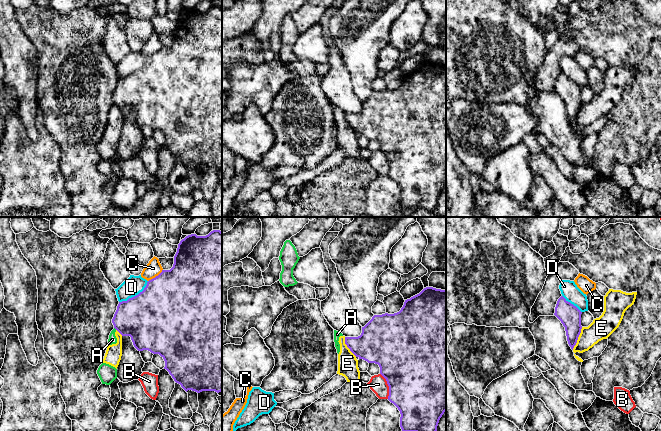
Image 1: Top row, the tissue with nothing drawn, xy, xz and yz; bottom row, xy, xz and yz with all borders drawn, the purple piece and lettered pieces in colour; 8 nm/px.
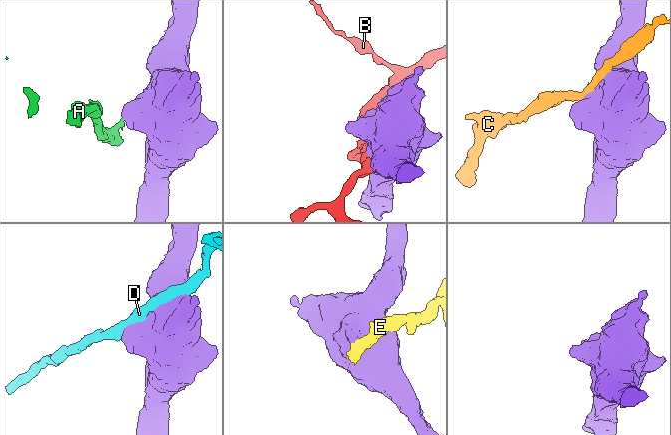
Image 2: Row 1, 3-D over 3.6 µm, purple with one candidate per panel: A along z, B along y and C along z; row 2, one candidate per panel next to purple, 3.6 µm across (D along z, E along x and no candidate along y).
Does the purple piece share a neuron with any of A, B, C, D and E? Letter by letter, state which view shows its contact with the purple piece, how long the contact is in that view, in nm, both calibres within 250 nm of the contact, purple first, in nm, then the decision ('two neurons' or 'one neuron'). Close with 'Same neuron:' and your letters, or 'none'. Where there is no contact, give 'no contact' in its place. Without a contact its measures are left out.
A: xy | 30 nm | 380/70 nm | two neurons
B: xz | 220 nm | 500/140 nm | two neurons
C: xy | 160 nm | 500/120 nm | two neurons
D: xy | 300 nm | 500/150 nm | two neurons
E: yz | 200 nm | 180/180 nm | two neurons
Same neuron: none

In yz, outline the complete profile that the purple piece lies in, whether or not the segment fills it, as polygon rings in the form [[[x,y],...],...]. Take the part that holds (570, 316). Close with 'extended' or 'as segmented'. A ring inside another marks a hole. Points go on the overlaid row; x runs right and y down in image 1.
[[[563,296],[558,299],[554,315],[565,327],[567,341],[572,350],[581,333],[581,314],[582,312]]]; as segmented

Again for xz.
[[[433,287],[424,288],[419,294],[405,300],[399,312],[374,315],[372,319],[362,327],[361,335],[358,337],[345,337],[345,344],[359,359],[379,365],[380,374],[386,379],[389,386],[388,400],[400,411],[400,427],[402,431],[437,431],[439,420],[446,411],[446,290]]]; as segmented

